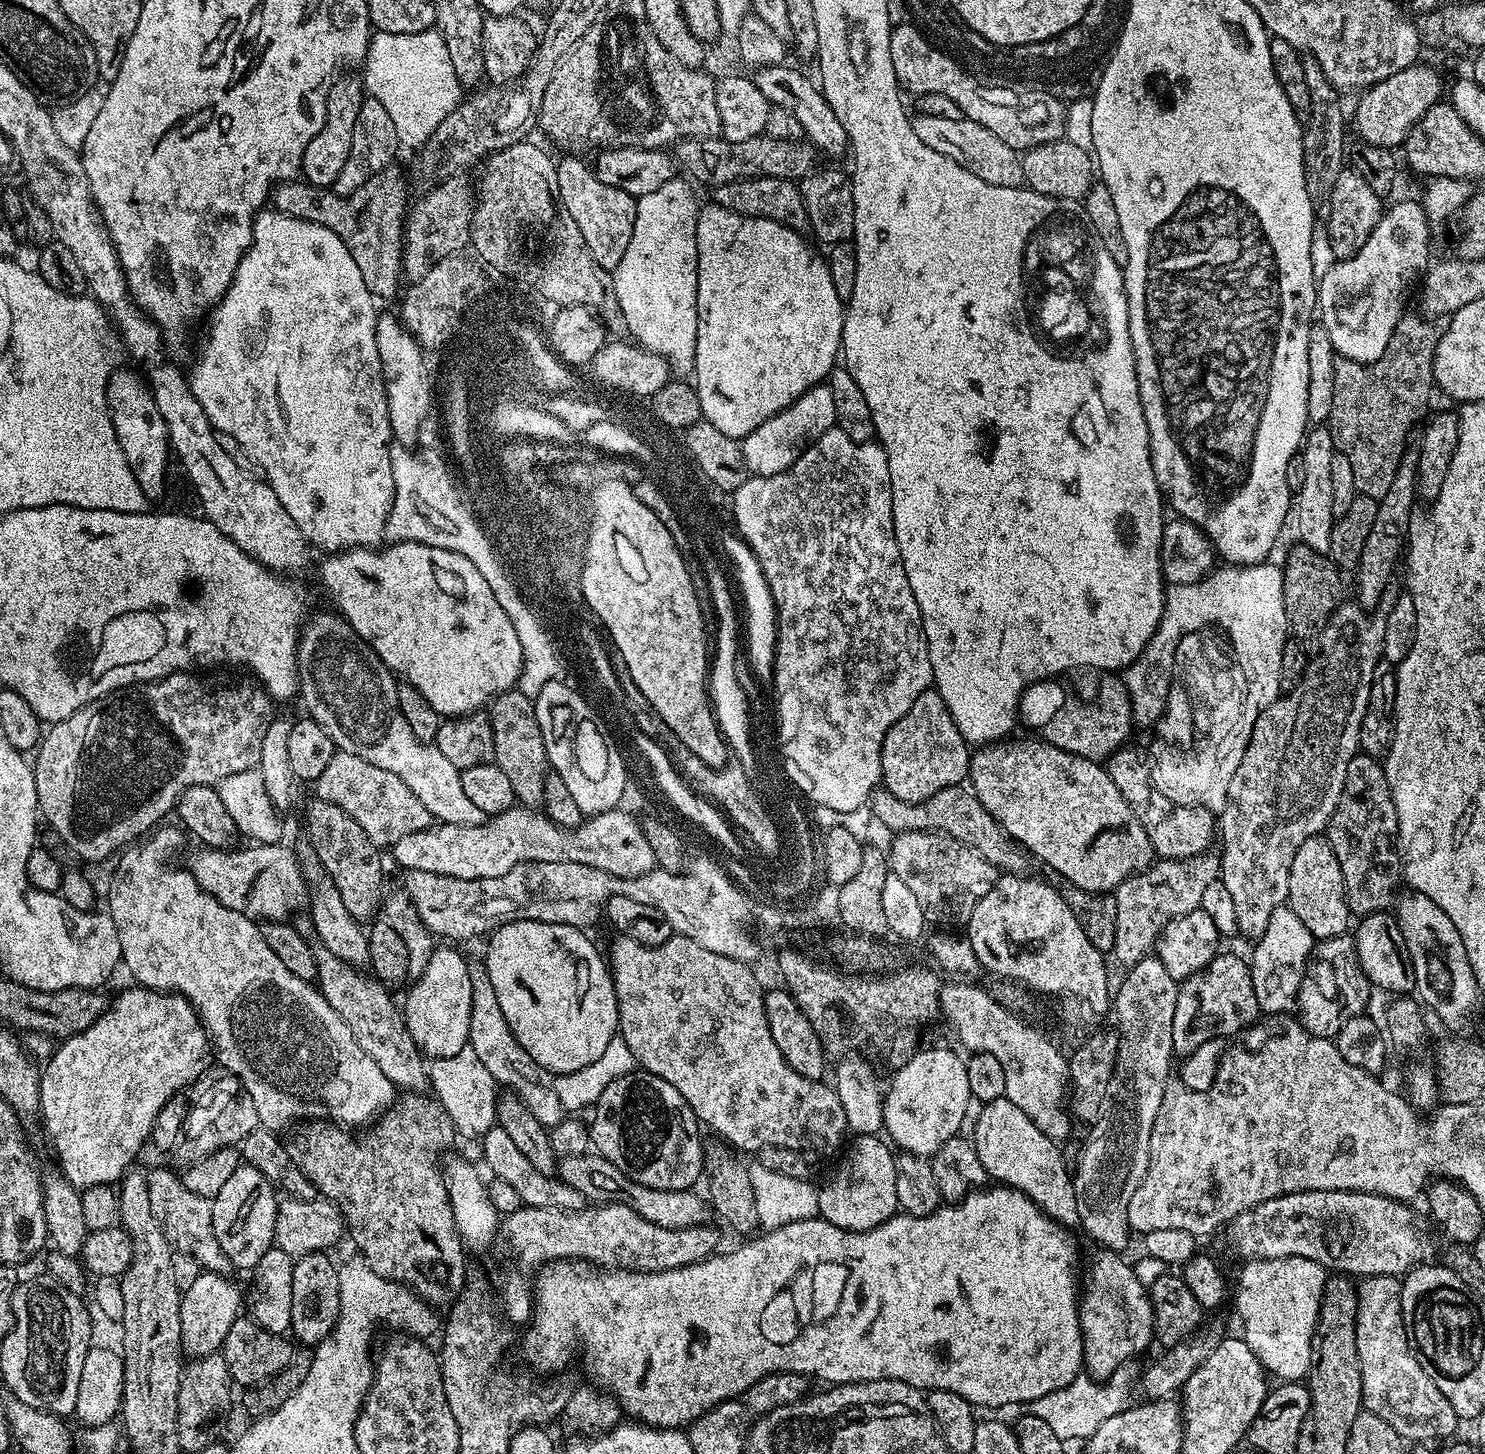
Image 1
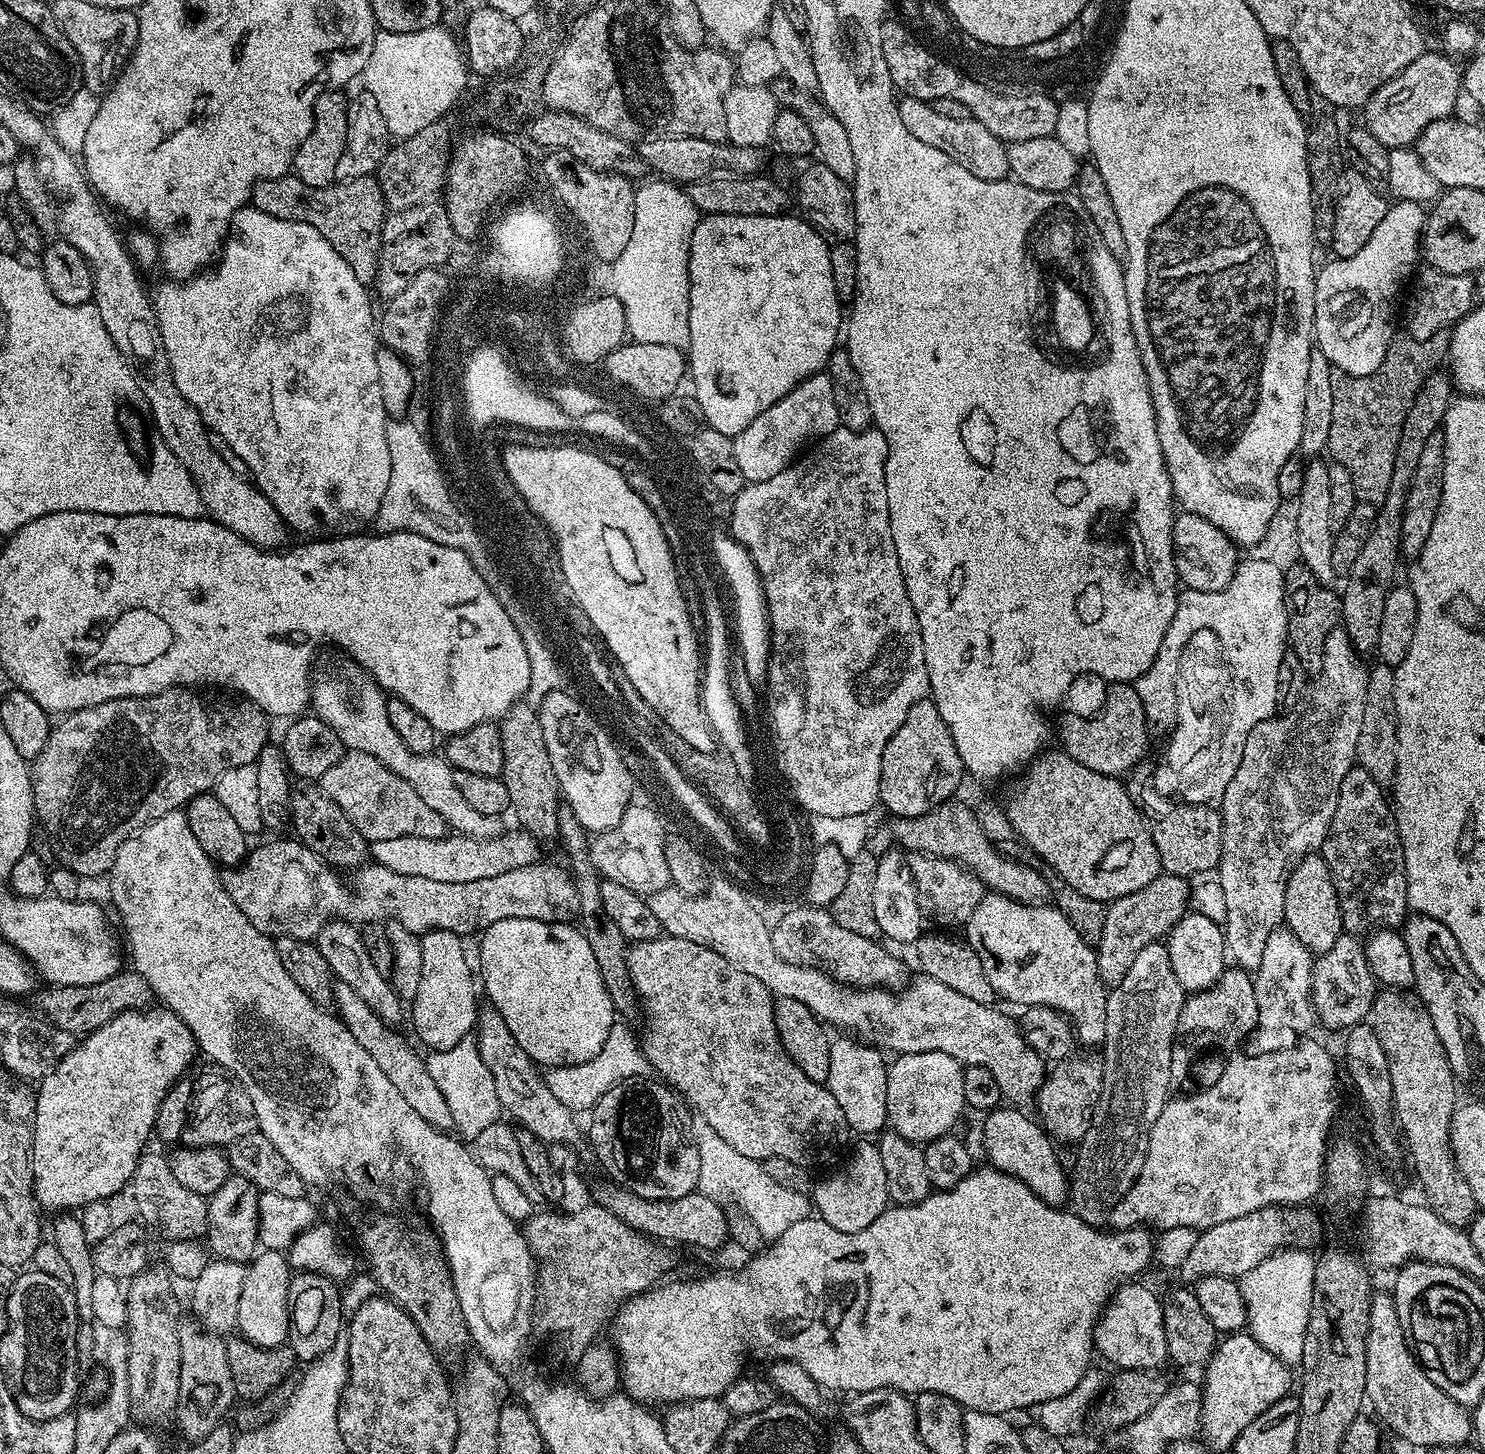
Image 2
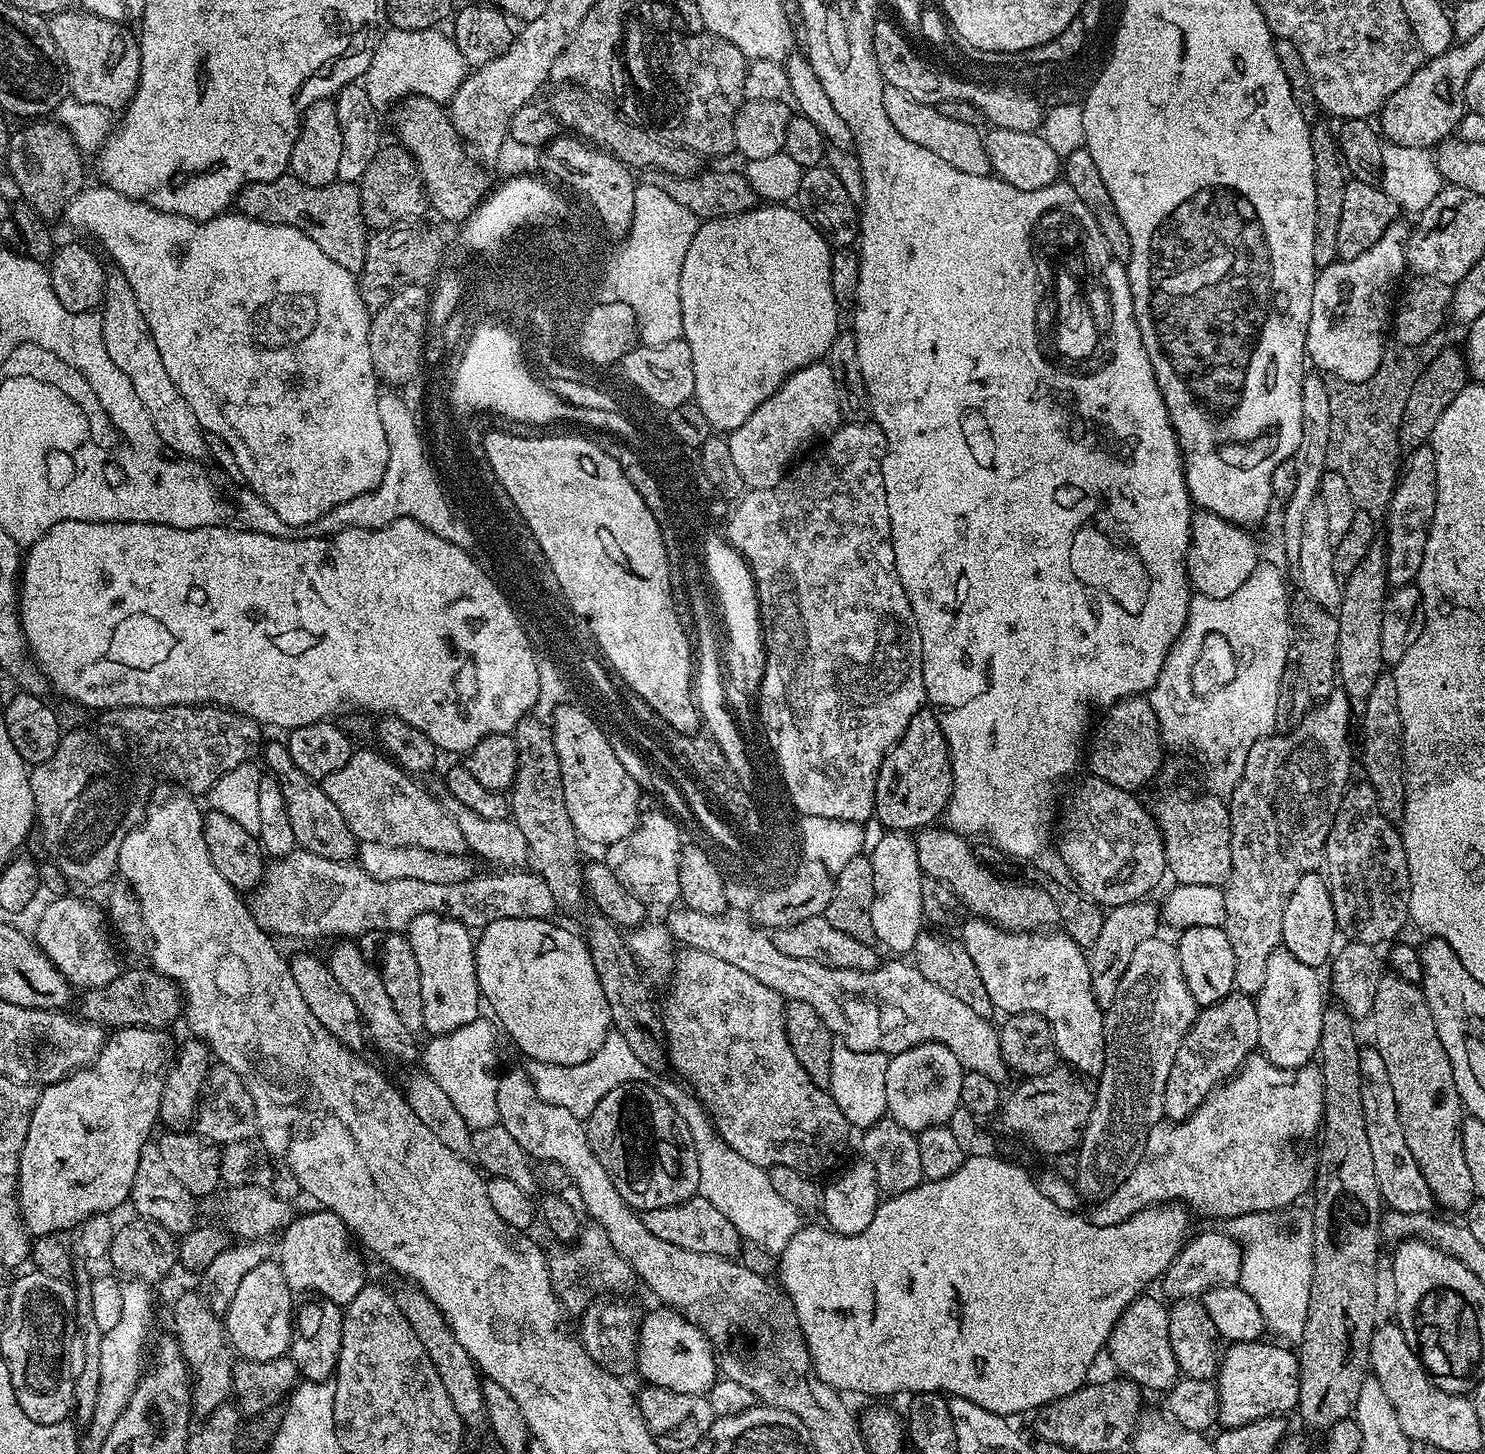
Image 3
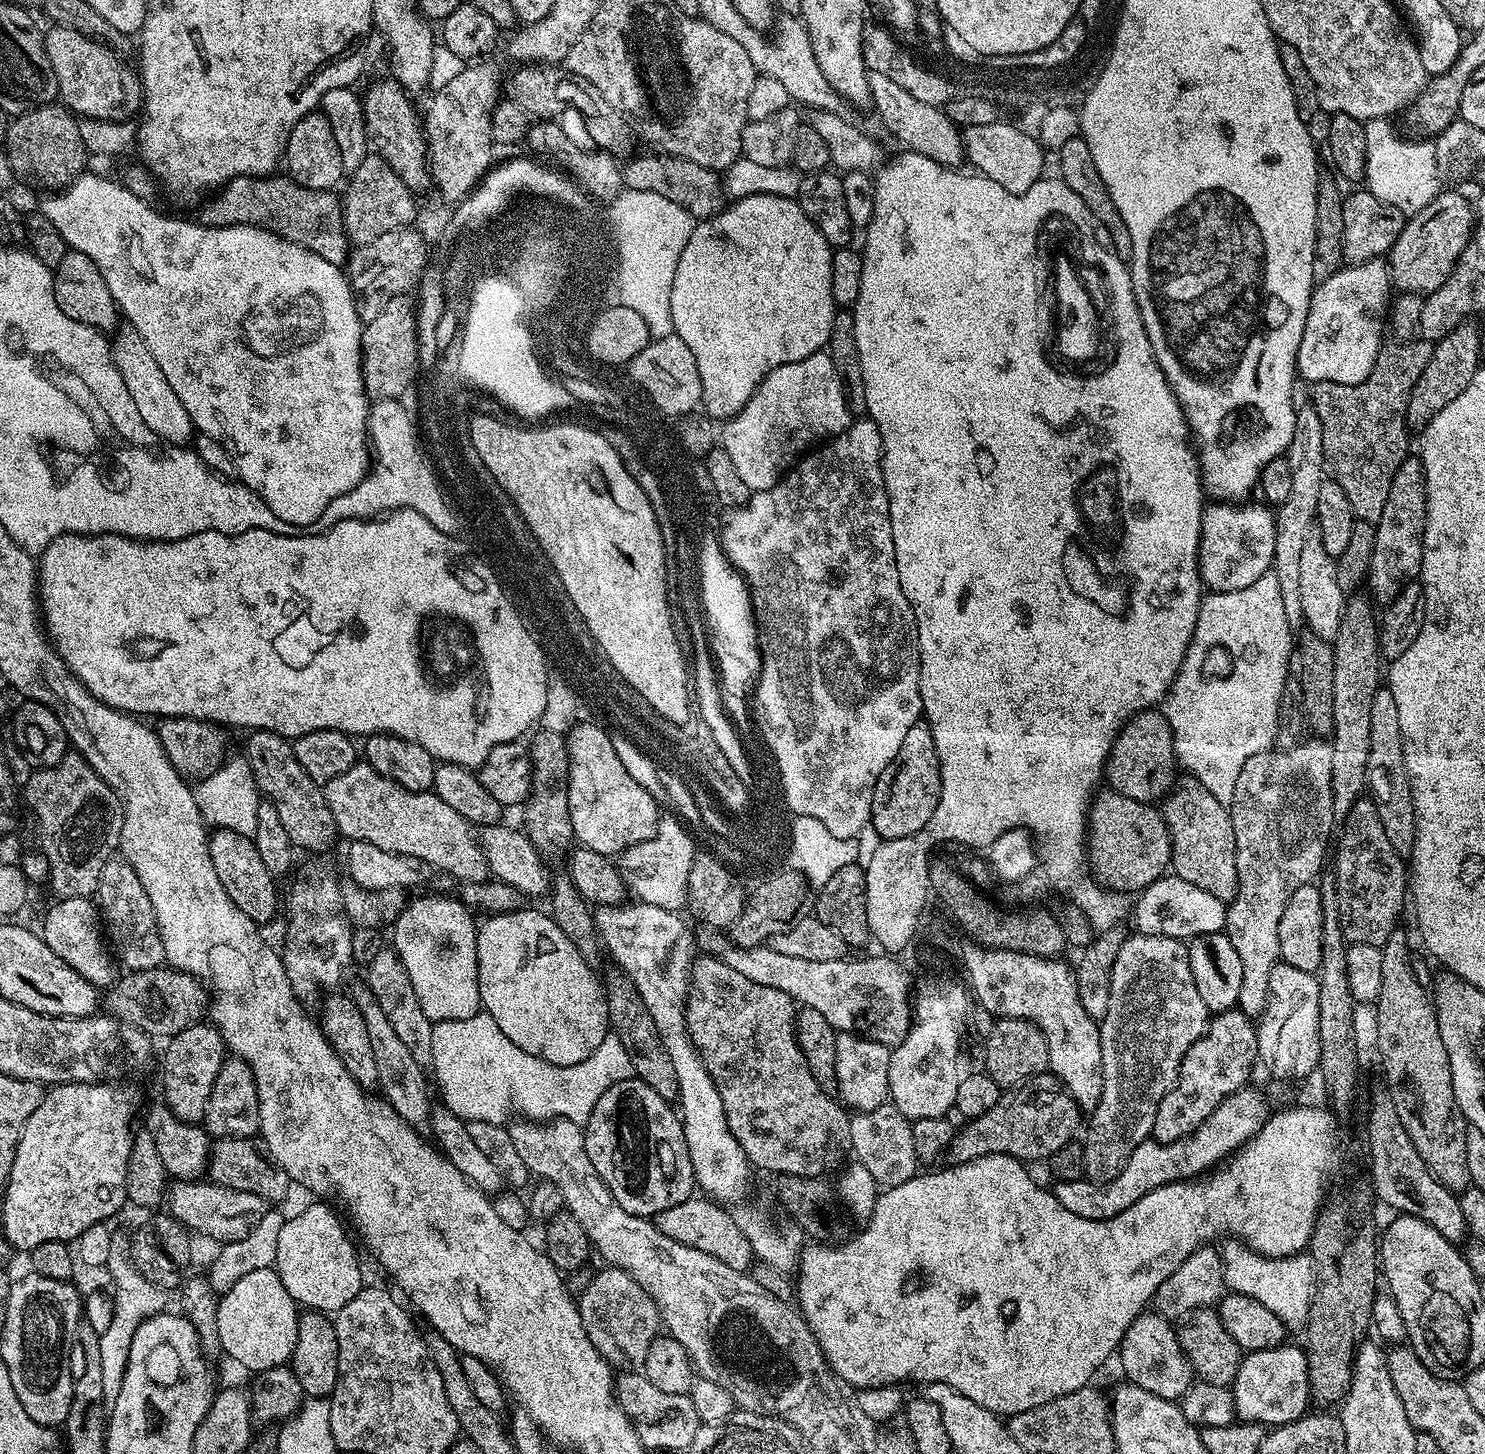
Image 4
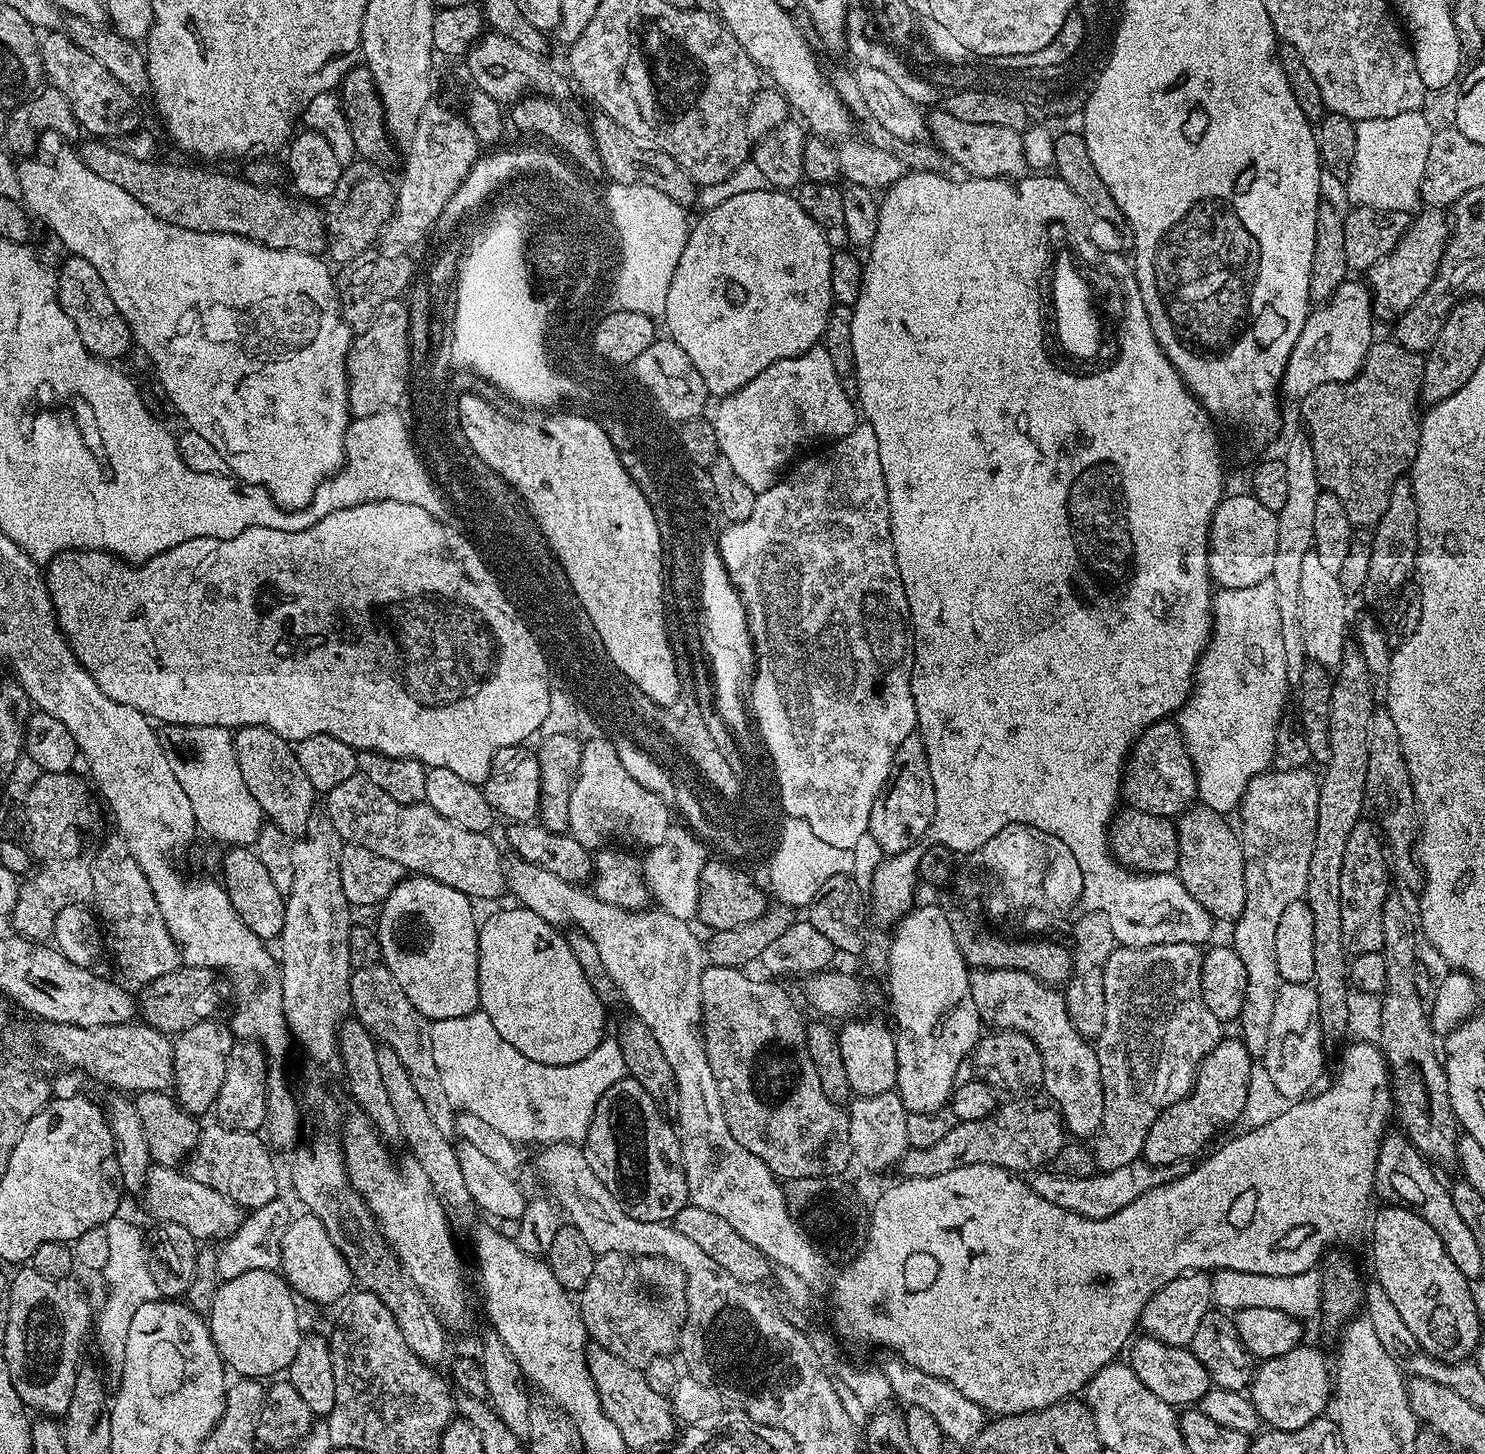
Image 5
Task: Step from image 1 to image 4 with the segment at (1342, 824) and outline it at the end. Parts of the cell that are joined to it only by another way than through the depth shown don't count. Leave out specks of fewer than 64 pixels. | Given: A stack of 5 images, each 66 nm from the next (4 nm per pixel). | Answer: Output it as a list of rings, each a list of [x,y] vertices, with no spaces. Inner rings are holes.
[[[1361,798],[1357,800],[1355,806],[1348,812],[1347,816],[1343,817],[1341,824],[1344,825],[1342,825],[1341,828],[1339,825],[1338,835],[1334,840],[1334,854],[1336,850],[1336,873],[1334,873],[1334,879],[1336,881],[1336,893],[1338,894],[1338,918],[1342,926],[1342,934],[1348,944],[1361,944],[1362,946],[1378,946],[1379,948],[1383,948],[1385,942],[1390,938],[1390,934],[1397,931],[1399,924],[1396,923],[1400,920],[1400,911],[1403,910],[1404,904],[1406,908],[1406,893],[1410,888],[1410,872],[1406,867],[1405,857],[1400,856],[1398,852],[1394,850],[1394,846],[1390,846],[1390,838],[1386,838],[1386,830],[1382,827],[1382,821],[1378,819],[1378,810],[1371,799]]]

